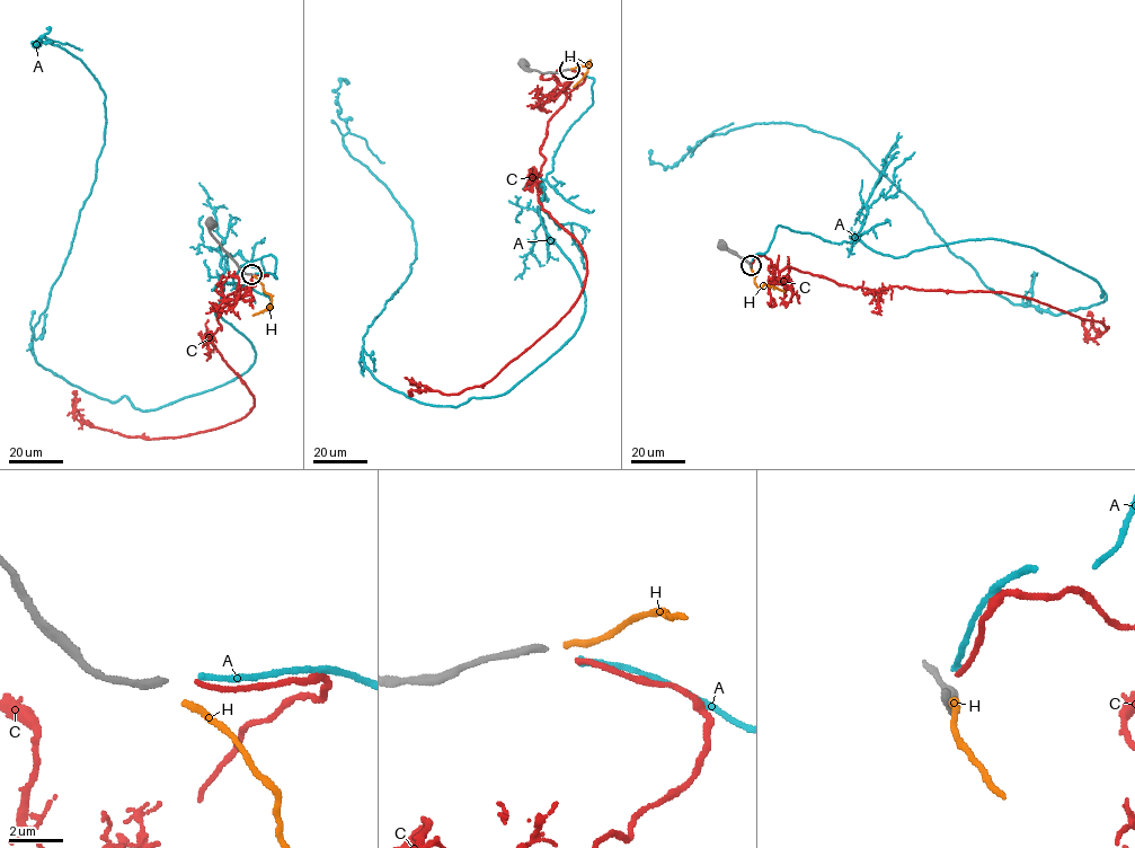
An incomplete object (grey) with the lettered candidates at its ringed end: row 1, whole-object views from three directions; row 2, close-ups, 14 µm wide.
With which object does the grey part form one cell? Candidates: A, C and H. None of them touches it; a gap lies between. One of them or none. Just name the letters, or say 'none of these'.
none of these

